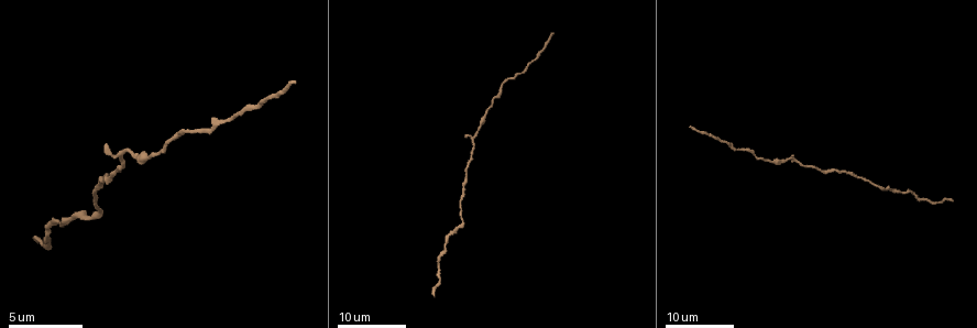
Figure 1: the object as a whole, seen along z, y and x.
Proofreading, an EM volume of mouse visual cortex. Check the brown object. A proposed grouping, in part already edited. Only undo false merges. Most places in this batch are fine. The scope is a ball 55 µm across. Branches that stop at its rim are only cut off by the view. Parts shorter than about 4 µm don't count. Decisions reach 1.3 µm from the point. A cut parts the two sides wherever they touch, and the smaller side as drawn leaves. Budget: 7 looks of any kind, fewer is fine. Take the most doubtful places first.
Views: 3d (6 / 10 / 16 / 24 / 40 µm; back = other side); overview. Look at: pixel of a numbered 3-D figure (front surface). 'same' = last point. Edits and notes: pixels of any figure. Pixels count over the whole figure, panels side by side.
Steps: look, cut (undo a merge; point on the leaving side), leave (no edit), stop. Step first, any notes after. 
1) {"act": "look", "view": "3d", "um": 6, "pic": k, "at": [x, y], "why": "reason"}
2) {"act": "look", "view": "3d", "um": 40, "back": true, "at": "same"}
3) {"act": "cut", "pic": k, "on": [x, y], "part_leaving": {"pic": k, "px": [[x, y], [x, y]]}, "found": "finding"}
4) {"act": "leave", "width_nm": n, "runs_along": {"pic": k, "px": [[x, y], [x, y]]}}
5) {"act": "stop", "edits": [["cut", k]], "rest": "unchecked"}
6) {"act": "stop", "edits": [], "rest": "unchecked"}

{"act": "look", "view": "3d", "um": 16, "pic": 1, "at": [225, 119], "why": "a narrow waist"}

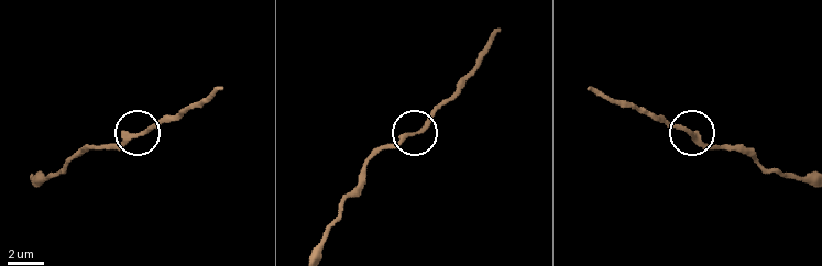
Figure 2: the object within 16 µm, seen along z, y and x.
{"act": "look", "view": "3d", "um": 10, "pic": 2, "at": [140, 135], "why": "zoom in"}

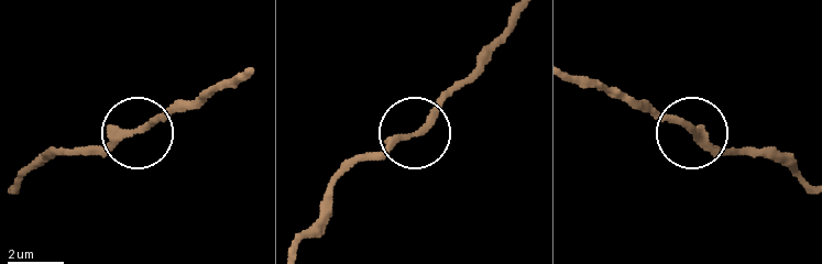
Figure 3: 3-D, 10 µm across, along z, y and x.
{"act": "leave", "runs_along": {"pic": 3, "px": [[812, 184], [769, 156], [720, 156], [644, 101]]}, "found": "continuous, no second neuron"}

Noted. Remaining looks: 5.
{"act": "look", "view": "3d", "um": 16, "pic": 1, "at": [146, 156]}

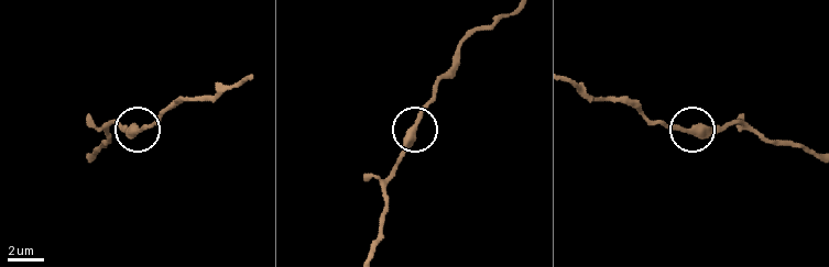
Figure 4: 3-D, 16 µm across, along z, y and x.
{"act": "look", "view": "3d", "um": 10, "pic": 4, "at": [138, 131]}

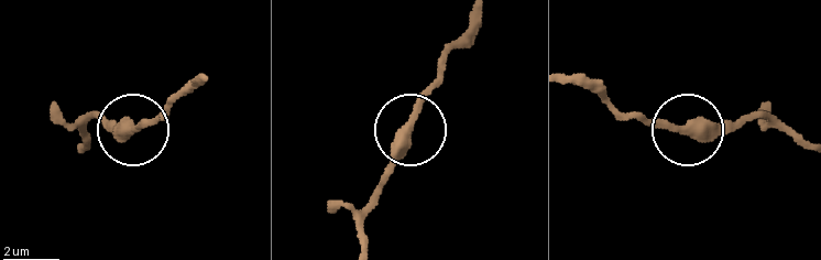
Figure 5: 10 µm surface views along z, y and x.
{"act": "leave", "width_nm": 360, "runs_along": {"pic": 5, "px": [[807, 147], [756, 118], [678, 132], [631, 118]]}, "found": "all the same neuron"}

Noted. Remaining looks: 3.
{"act": "look", "view": "3d", "um": 16, "pic": 1, "at": [473, 158]}

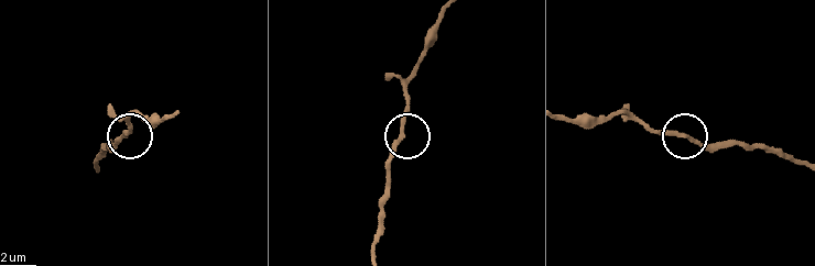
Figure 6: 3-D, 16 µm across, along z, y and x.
{"act": "look", "view": "3d", "um": 10, "pic": 6, "at": [680, 133]}

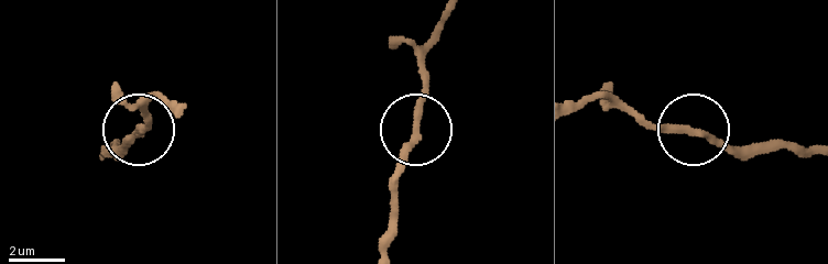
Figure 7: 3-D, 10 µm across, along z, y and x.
{"act": "leave", "width_nm": 250, "runs_along": {"pic": 7, "px": [[686, 131], [698, 129], [752, 153]]}, "found": "one neuron here"}

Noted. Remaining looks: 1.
{"act": "stop", "edits": [], "rest": "unchecked"}

